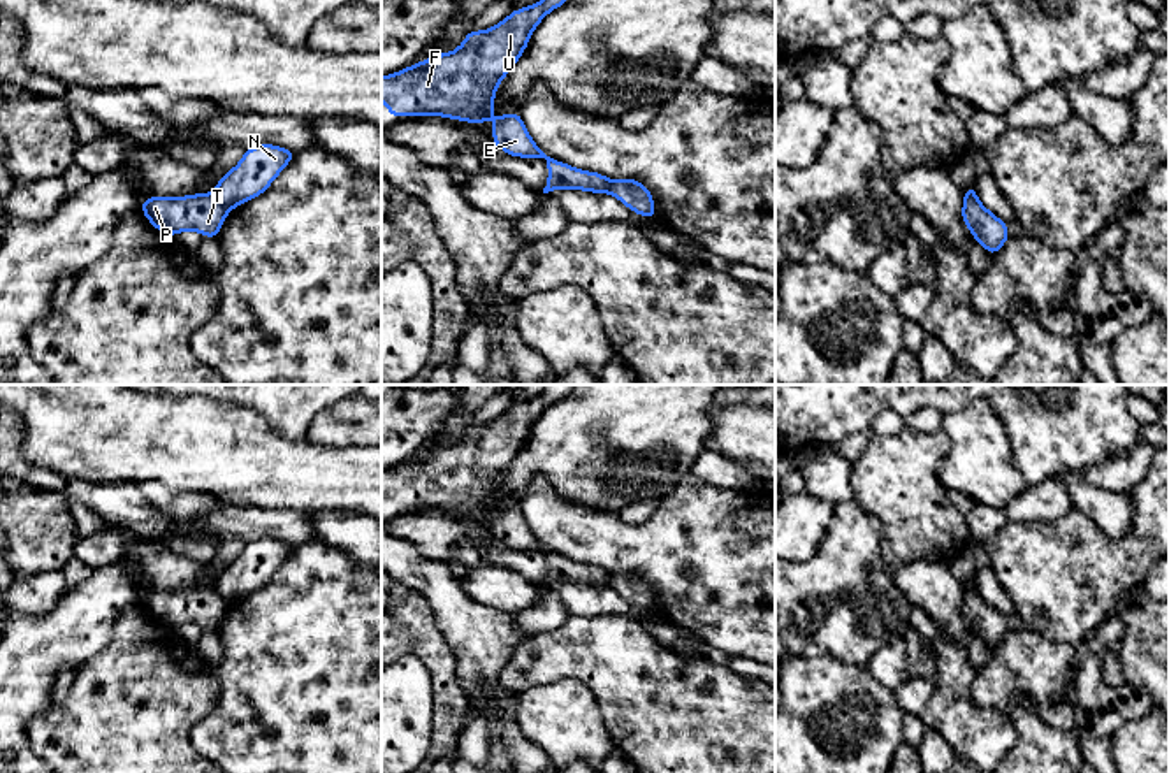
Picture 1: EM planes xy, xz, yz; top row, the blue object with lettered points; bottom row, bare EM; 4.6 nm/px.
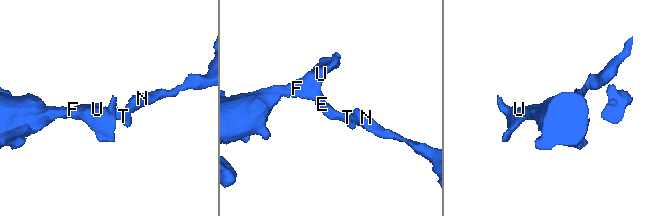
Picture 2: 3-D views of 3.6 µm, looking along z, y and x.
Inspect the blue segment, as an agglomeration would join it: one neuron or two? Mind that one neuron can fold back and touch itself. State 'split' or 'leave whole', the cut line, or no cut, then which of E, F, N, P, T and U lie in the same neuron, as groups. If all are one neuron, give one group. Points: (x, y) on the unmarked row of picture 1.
split | xy (213, 587), (227, 603) | E F P T U / N

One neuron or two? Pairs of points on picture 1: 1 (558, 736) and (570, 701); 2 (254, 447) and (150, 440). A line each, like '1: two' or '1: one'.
1: one
2: one

